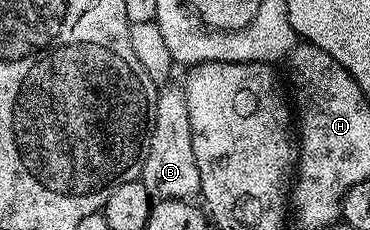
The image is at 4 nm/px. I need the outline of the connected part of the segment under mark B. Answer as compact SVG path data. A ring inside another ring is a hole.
M164 87L156 95L151 141L141 177L152 201L191 200L200 195L201 174L197 170L197 158L193 158L193 138L189 126L187 94L182 87L171 87Z

